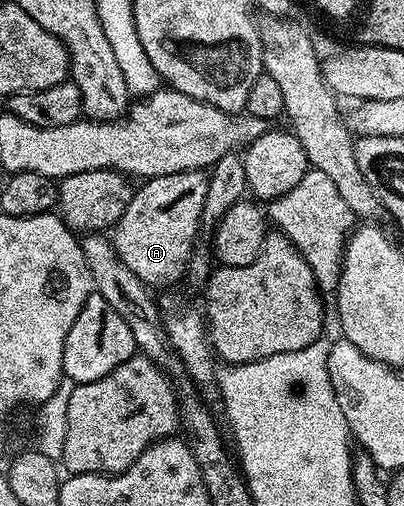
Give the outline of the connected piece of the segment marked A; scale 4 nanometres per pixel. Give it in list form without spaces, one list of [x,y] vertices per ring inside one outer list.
[[[188,169],[182,173],[172,173],[162,177],[150,177],[136,186],[131,203],[123,211],[111,233],[111,240],[119,259],[139,275],[144,285],[173,287],[177,280],[190,268],[197,241],[197,231],[201,229],[203,203],[207,203],[209,173],[204,169]]]

